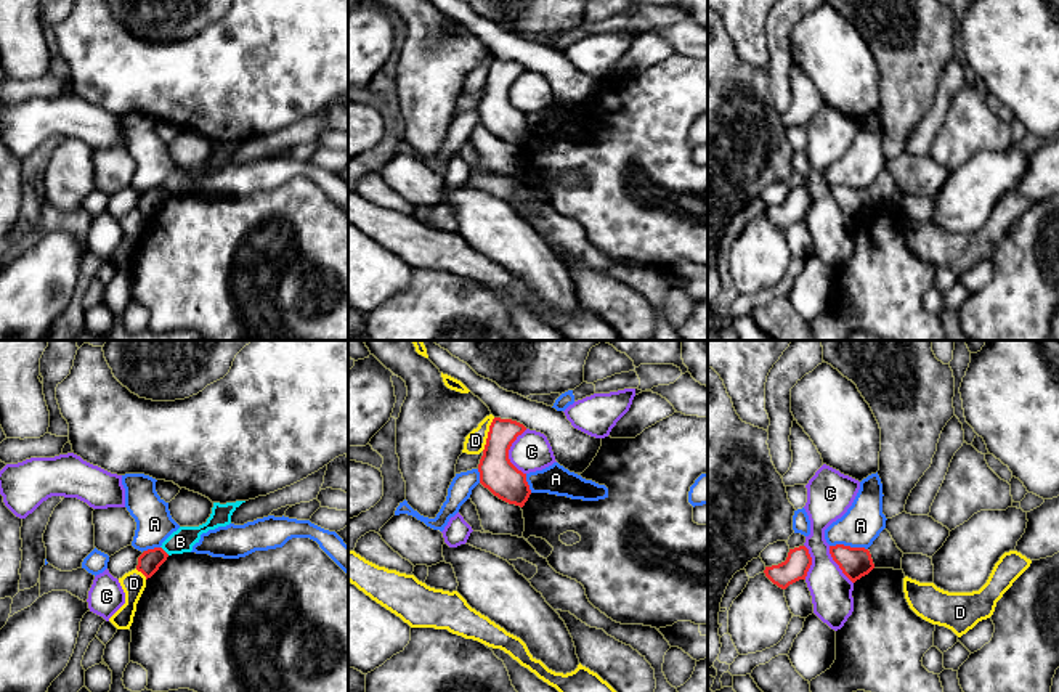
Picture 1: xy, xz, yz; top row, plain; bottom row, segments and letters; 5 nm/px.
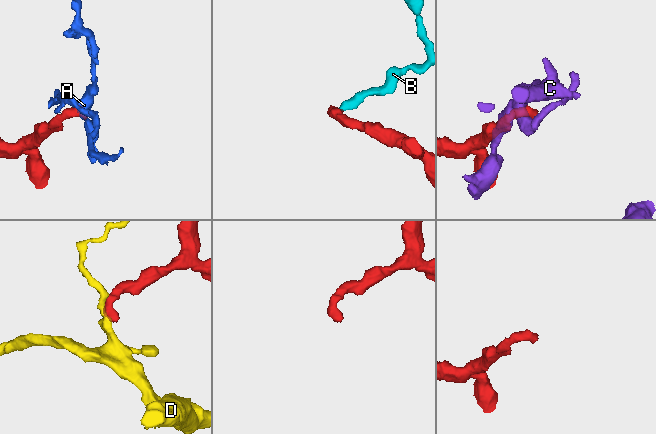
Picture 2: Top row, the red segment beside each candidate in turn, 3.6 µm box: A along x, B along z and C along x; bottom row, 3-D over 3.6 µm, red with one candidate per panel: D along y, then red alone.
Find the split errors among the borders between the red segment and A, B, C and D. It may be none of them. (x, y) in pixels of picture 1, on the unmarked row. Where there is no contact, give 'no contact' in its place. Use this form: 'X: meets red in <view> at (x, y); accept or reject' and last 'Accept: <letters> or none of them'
A: meets red in yz at (849, 187); reject
B: meets red in xy at (164, 191); reject
C: meets red in xz at (507, 92); reject
D: meets red in xz at (488, 74); reject
Accept: none of them

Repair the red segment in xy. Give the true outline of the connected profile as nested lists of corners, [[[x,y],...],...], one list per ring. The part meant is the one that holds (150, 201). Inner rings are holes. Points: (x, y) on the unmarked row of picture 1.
[[[162,188],[148,189],[138,197],[136,210],[148,220],[159,210],[167,197],[168,194]]]

